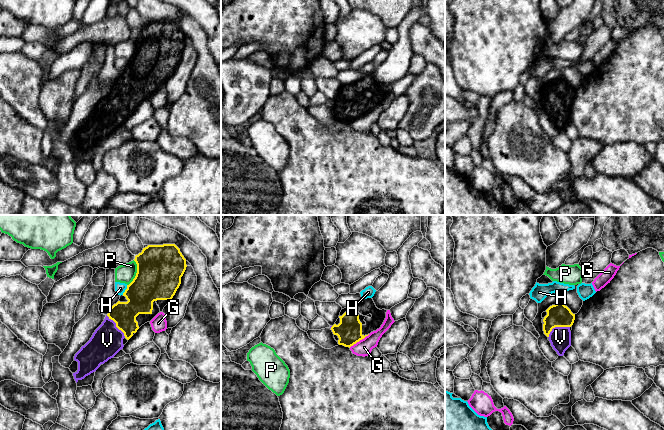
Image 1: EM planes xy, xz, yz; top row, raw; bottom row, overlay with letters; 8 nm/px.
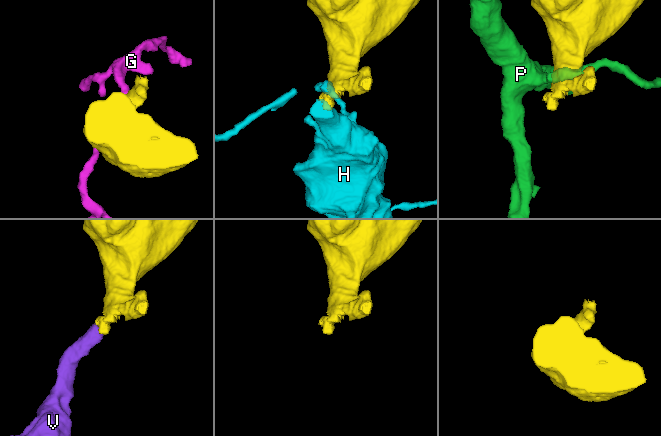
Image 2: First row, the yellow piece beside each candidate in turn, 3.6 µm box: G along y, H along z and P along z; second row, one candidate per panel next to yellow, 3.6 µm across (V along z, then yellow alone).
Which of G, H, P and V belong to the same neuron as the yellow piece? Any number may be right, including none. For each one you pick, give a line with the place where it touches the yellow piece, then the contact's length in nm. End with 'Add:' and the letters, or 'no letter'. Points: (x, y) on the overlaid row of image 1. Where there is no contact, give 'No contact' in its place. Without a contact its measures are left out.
V: Touches yellow at xy (116, 326). Shared border 240 nm
Add: V

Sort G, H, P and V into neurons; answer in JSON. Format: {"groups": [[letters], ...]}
{"groups": [["G"], ["H"], ["P"], ["V"]]}

